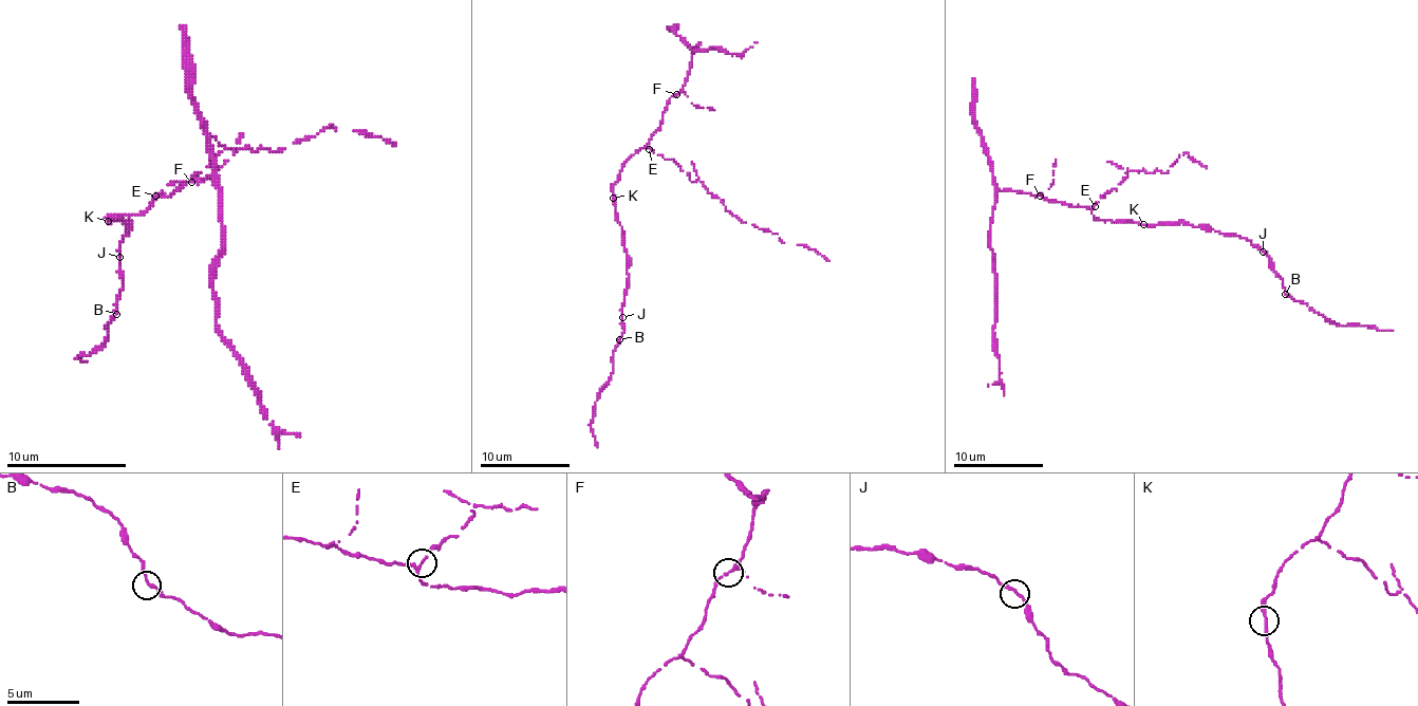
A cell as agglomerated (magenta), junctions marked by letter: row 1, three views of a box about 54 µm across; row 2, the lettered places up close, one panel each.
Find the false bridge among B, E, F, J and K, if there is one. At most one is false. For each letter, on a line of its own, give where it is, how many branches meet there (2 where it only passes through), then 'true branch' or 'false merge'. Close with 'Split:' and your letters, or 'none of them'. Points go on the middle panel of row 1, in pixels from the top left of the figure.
B: at (619, 339); 2 branches meet; true branch
E: at (649, 149); 2 branches meet; false merge
F: at (676, 94); 2 branches meet; true branch
J: at (622, 317); 2 branches meet; true branch
K: at (613, 198); 2 branches meet; true branch
Split: E

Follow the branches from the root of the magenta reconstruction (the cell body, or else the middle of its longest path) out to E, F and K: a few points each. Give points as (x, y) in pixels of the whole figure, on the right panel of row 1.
E: (1098, 220), (1092, 214), (1094, 206)
F: (1098, 220), (1087, 206), (1053, 202), (1040, 196)
K: (1098, 220), (1143, 224)

